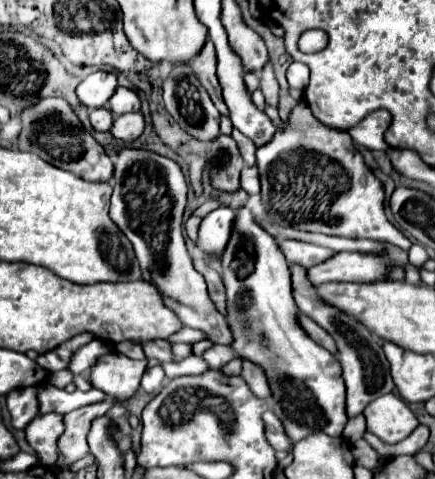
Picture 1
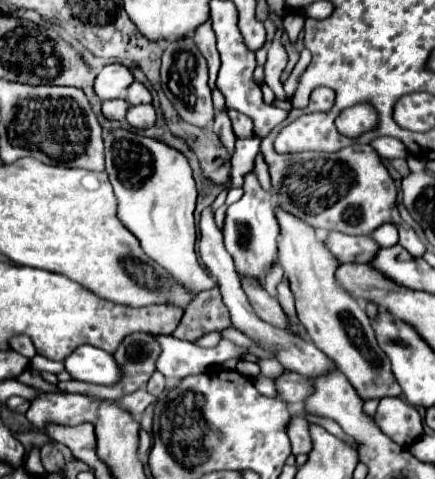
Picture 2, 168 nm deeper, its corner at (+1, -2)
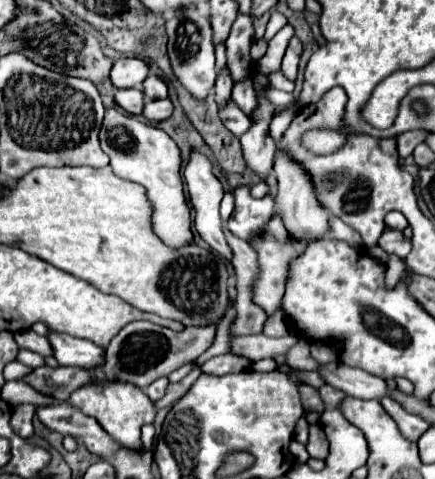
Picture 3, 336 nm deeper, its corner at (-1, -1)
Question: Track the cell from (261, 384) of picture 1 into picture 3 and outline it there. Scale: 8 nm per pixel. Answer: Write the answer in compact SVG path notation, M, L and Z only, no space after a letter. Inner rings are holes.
M322 385L322 387L318 389L318 393L320 393L320 399L328 405L328 409L336 409L338 403L346 397L342 391L338 391L338 389L330 387L330 385Z

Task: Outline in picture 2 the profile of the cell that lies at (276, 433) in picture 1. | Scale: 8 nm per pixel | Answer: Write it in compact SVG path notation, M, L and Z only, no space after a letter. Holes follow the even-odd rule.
M294 416L290 420L288 436L292 442L294 454L308 454L308 450L312 450L312 438L308 434L308 420L304 420L302 416Z

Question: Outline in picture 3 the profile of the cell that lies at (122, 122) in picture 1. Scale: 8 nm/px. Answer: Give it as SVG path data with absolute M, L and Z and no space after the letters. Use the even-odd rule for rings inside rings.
M158 99L158 101L150 101L150 103L144 103L144 111L142 115L148 119L148 121L162 121L162 119L168 119L172 115L172 103L168 99Z

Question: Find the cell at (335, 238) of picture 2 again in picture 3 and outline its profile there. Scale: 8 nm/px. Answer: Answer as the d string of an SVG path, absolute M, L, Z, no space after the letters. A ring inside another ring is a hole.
M384 231L378 239L378 247L384 249L388 255L398 255L402 259L410 253L410 241L406 241L404 235L398 231Z

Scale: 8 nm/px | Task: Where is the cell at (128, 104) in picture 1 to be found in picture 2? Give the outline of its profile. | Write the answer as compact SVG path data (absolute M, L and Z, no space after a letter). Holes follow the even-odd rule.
M134 82L134 84L128 88L126 102L128 102L130 106L136 106L136 104L150 104L150 102L152 102L152 94L150 94L150 90L148 90L144 84Z

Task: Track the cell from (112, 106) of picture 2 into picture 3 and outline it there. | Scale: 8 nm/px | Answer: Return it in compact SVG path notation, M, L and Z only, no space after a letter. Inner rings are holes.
M118 89L114 95L116 103L130 115L140 115L142 113L142 91L140 89Z

